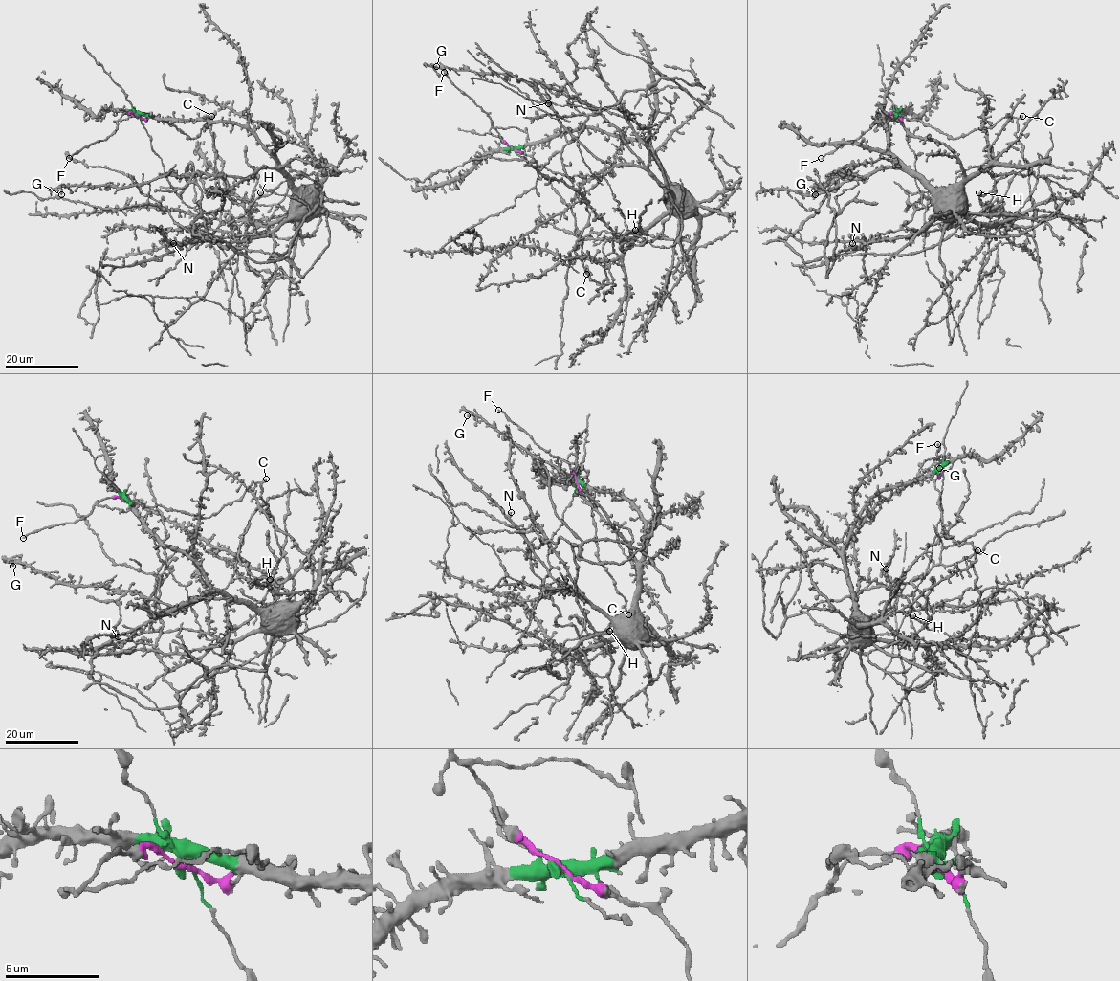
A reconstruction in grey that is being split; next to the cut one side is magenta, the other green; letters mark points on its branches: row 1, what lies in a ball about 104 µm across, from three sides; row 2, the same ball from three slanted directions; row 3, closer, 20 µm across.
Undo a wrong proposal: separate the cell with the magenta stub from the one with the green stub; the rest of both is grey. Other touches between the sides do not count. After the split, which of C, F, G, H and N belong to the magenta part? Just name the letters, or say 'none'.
C, F, H

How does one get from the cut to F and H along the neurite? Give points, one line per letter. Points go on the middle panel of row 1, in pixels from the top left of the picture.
F: (513, 147), (506, 144), (483, 110), (444, 72)
H: (513, 147), (535, 161), (569, 208), (582, 264), (591, 280), (604, 285), (613, 282), (603, 244), (636, 231)

